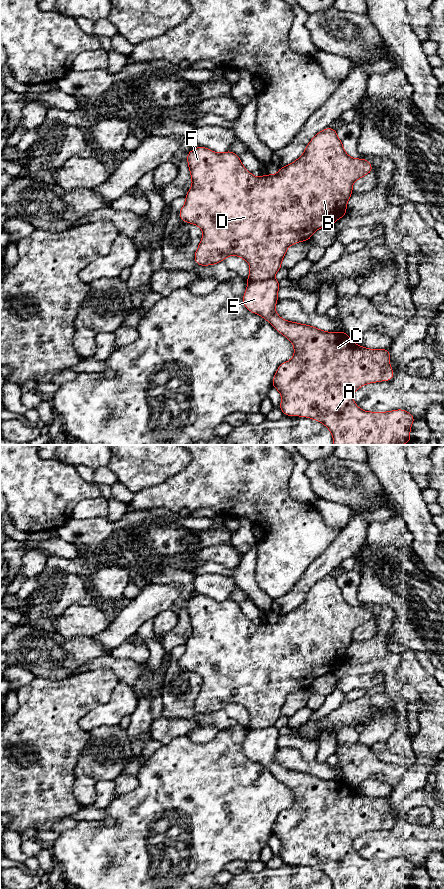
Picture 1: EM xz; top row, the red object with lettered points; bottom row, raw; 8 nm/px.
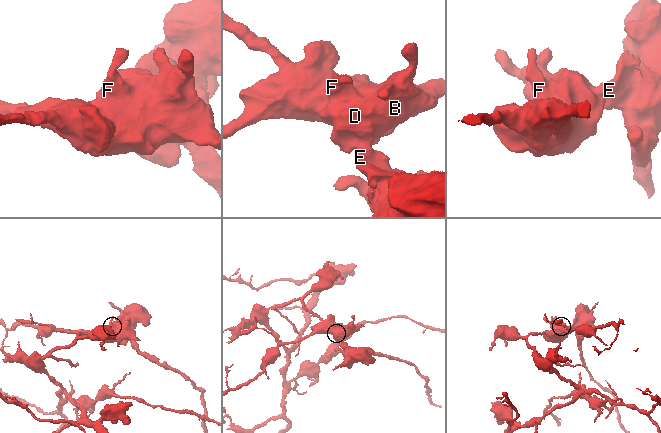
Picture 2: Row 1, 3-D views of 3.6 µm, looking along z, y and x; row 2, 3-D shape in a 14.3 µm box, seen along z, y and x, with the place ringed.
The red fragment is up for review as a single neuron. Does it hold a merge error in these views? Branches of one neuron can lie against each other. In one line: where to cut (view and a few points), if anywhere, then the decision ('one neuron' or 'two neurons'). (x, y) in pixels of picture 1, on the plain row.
cut xz (273, 725), (248, 730); two neurons

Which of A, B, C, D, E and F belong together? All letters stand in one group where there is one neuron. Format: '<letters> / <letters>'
A C E / B D F

